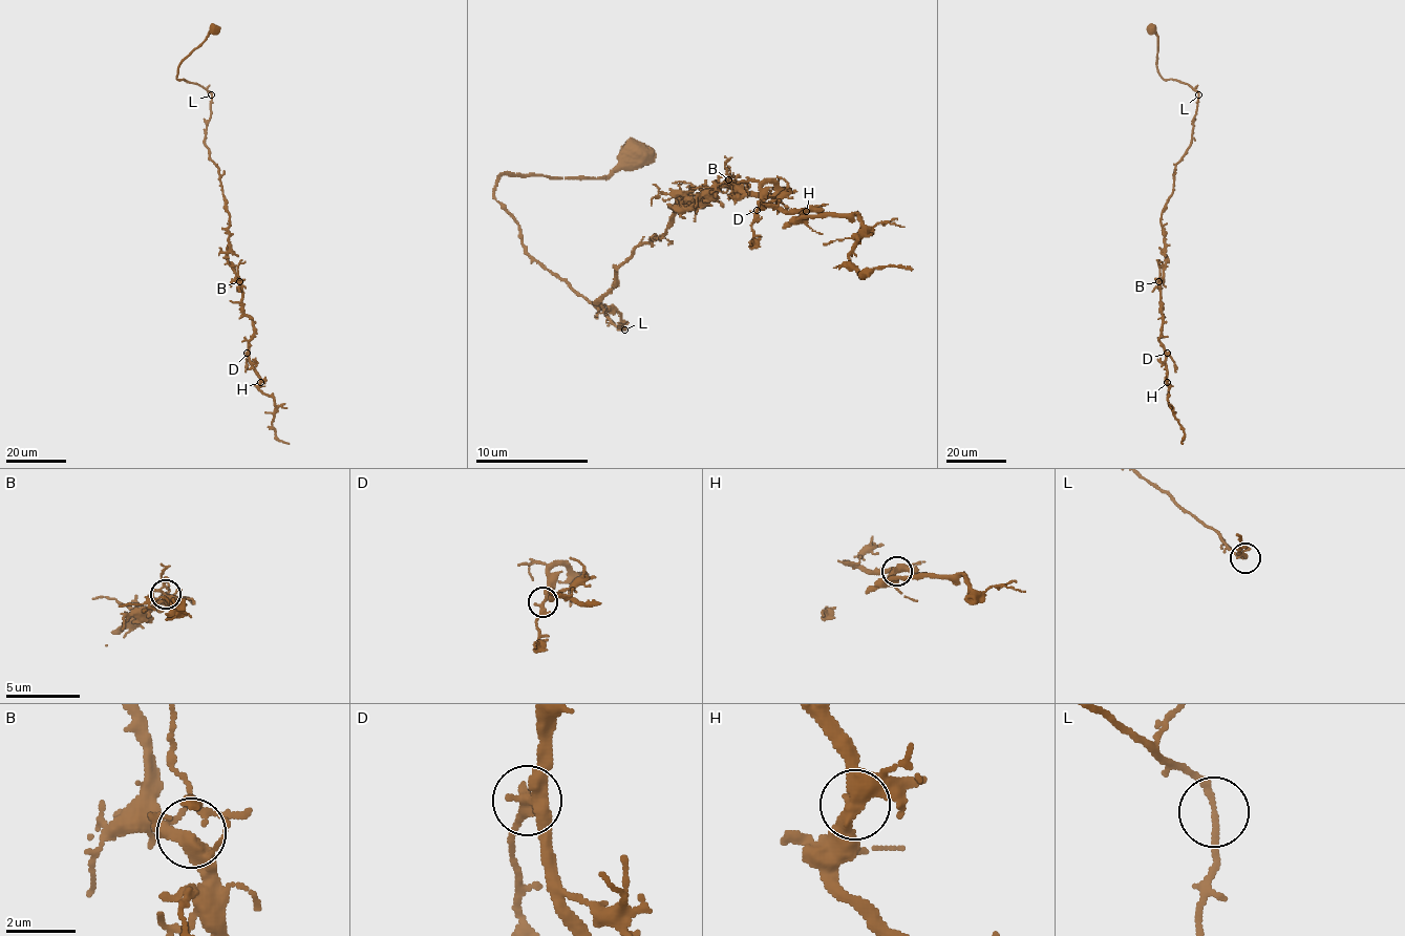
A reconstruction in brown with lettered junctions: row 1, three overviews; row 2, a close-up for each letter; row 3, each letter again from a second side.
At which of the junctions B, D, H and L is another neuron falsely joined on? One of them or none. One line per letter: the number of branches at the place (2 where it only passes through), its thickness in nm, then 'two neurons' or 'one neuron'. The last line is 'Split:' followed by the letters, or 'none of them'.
B: 4 branches meet; 320 nm thick; one neuron
D: 3 branches meet; 400 nm thick; one neuron
H: 3 branches meet; 380 nm thick; one neuron
L: 2 branches meet; 160 nm thick; one neuron
Split: none of them

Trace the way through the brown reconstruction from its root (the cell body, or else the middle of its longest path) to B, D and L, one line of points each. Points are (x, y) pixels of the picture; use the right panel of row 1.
B: (1161, 217), (1166, 262), (1163, 278), (1158, 281)
D: (1161, 217), (1166, 262), (1161, 281), (1163, 323), (1158, 340), (1167, 353)
L: (1161, 217), (1172, 192), (1174, 166), (1191, 144), (1198, 94)

